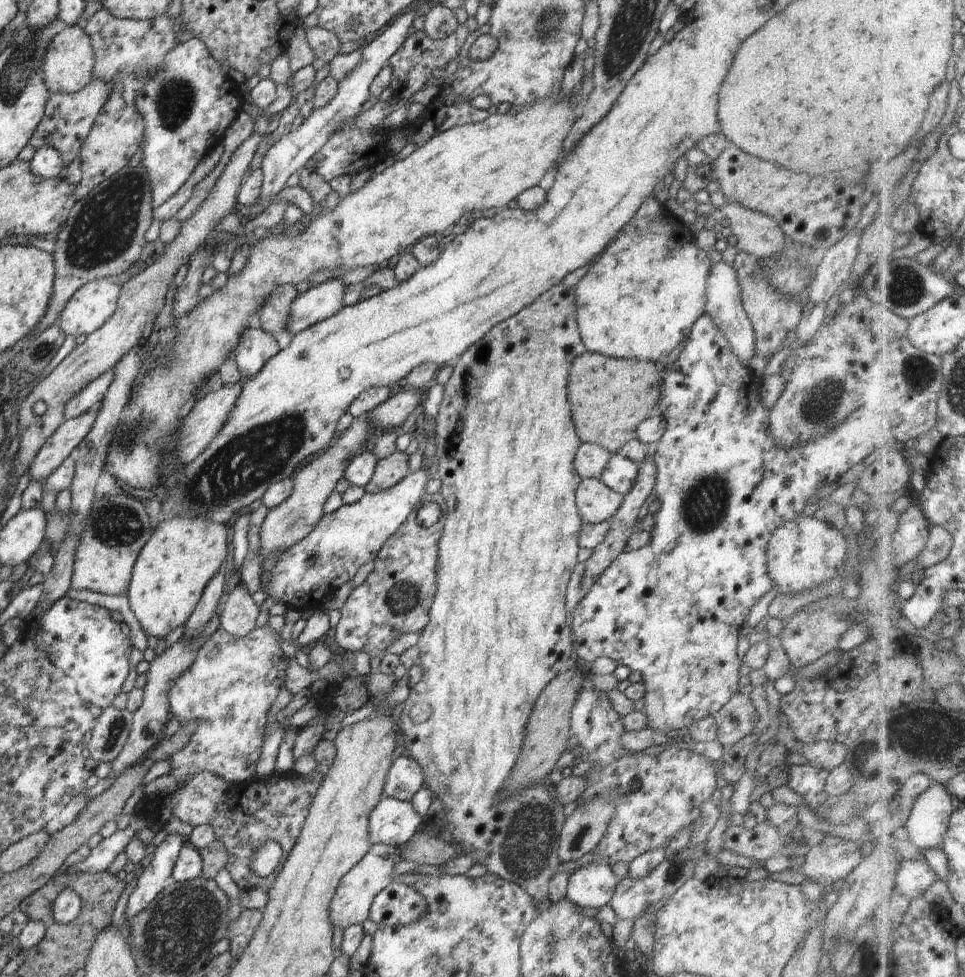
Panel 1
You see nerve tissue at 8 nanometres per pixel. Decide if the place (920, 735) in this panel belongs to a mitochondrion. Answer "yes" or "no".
yes

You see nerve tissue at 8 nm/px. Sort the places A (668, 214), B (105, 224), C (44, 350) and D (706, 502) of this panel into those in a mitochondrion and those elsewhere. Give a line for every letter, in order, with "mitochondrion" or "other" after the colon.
A: other
B: mitochondrion
C: mitochondrion
D: mitochondrion

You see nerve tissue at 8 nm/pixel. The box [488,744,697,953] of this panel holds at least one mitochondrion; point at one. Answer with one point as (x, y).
(529, 834)

